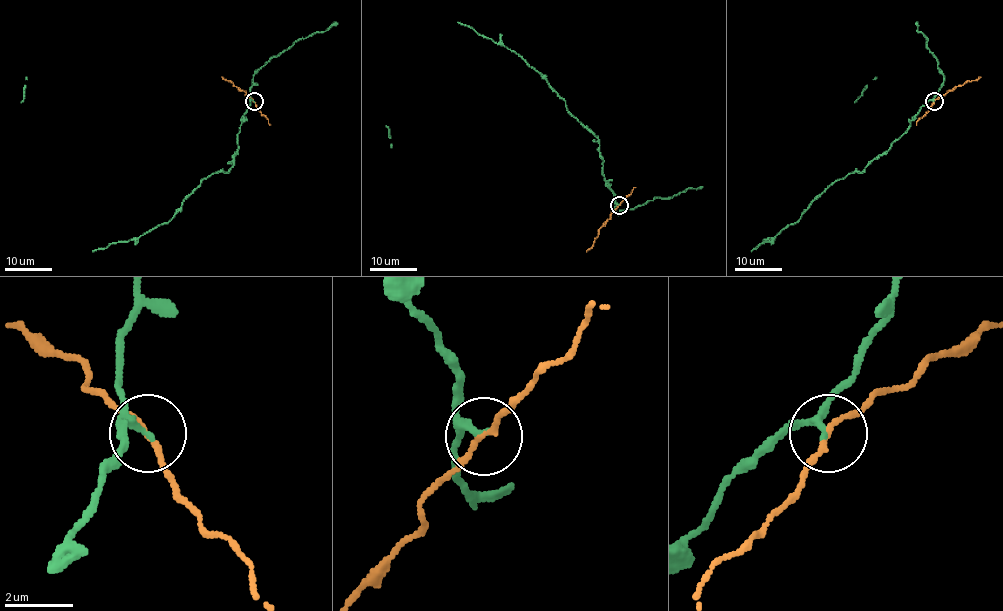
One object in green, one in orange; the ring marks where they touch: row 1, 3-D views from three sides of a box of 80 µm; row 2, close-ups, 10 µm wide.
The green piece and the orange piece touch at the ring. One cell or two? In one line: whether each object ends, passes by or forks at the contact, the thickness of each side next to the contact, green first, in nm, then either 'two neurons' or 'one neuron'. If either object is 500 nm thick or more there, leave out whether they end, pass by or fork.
green passes by | orange passes by | 170/140 nm | two neurons

